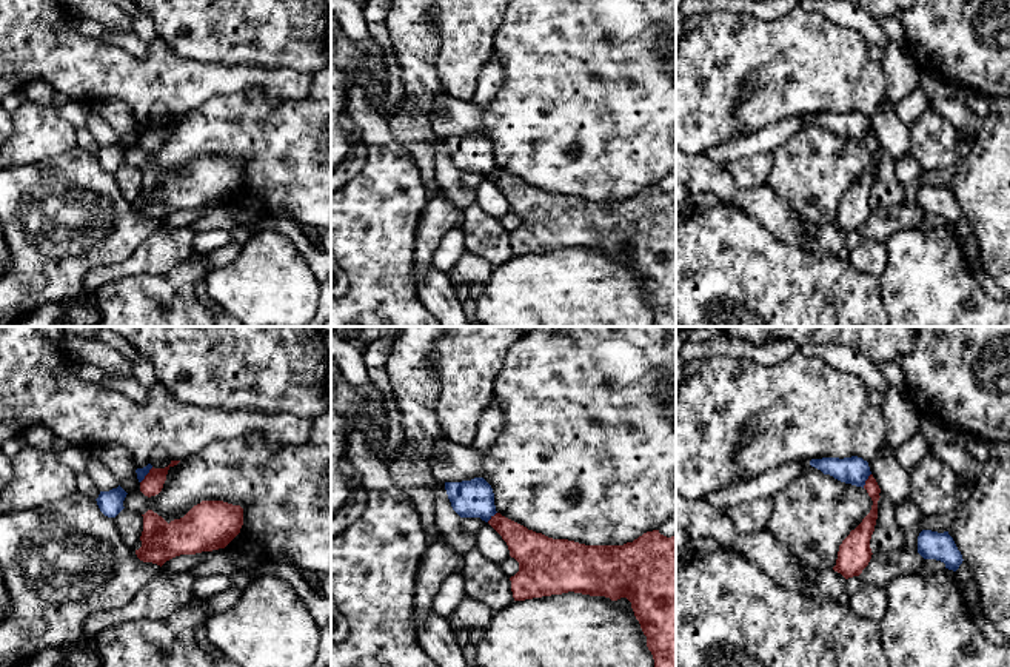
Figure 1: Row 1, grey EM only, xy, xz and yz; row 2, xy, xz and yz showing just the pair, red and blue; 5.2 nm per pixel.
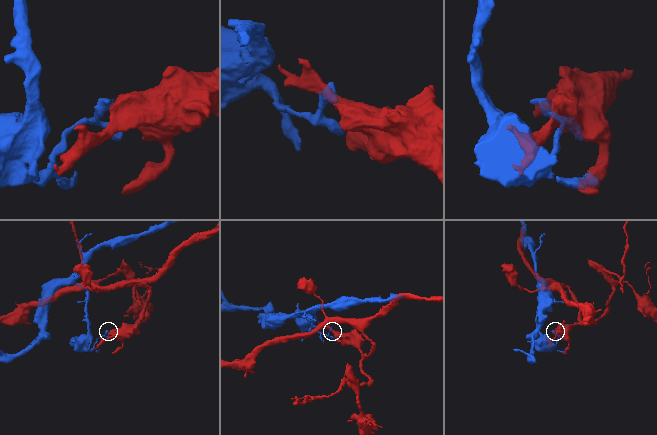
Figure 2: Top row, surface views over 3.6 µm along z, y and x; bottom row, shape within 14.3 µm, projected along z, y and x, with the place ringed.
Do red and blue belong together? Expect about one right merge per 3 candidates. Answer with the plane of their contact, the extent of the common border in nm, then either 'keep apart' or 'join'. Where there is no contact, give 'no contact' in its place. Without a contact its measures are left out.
contact in xy; length 110 nm; keep apart

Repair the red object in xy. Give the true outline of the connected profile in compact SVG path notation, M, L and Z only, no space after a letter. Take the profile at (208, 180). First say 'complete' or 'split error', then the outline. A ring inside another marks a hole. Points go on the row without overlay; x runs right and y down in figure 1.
complete | M202 156L169 179L152 165L142 171L142 202L135 209L160 222L180 209L225 203L243 180L243 163L223 156Z

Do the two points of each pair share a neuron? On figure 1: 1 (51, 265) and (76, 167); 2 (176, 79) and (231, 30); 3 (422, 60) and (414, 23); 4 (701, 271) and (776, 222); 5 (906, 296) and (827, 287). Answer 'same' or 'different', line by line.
1: same
2: different
3: same
4: different
5: different

